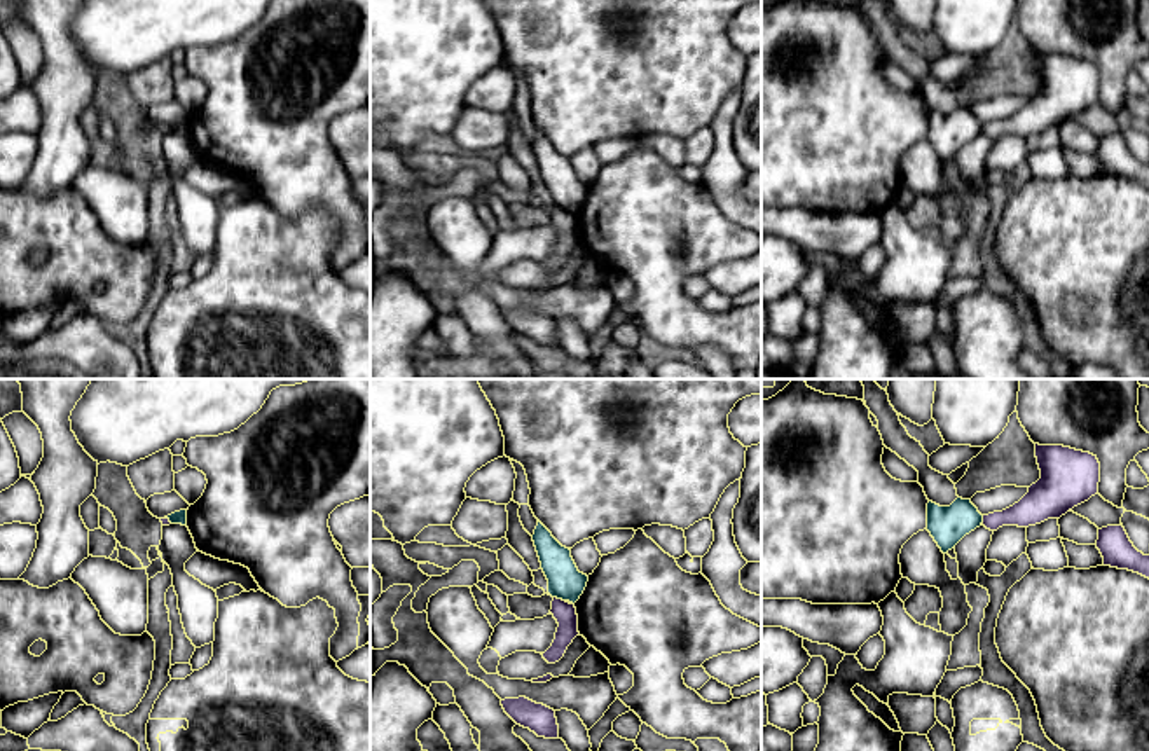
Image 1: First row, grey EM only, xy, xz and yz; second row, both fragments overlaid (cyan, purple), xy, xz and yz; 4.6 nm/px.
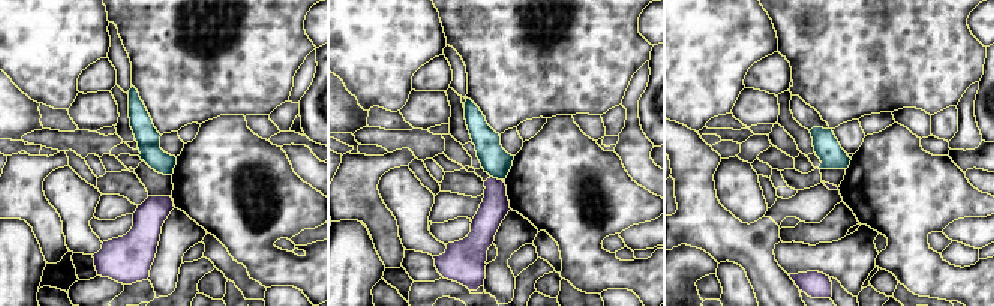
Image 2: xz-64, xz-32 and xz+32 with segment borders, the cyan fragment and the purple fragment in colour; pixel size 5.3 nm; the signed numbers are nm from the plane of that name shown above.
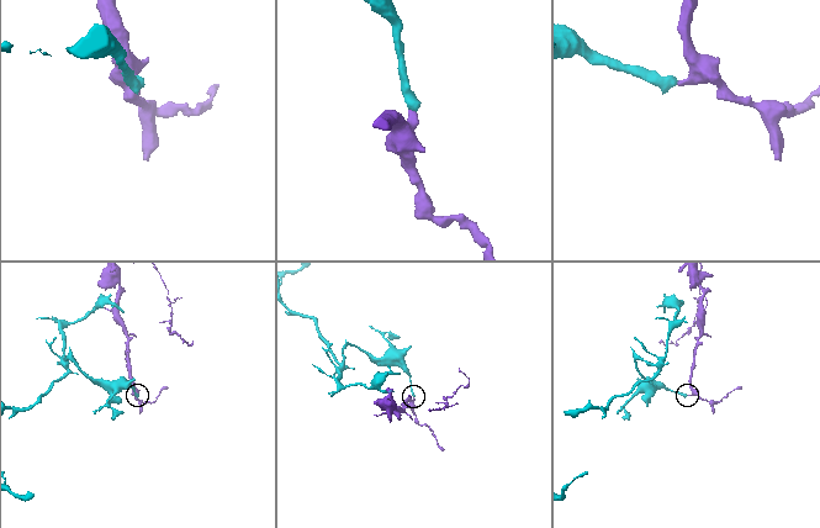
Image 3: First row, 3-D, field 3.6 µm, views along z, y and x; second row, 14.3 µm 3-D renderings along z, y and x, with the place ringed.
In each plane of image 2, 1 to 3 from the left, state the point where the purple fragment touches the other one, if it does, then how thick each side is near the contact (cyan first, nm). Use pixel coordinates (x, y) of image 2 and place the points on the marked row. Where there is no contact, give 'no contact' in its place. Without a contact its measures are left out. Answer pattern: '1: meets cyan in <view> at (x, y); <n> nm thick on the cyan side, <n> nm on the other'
1: no contact
2: meets cyan in xz-32 at (496, 177); 160 nm thick on the cyan side, 150 nm on the other
3: no contact

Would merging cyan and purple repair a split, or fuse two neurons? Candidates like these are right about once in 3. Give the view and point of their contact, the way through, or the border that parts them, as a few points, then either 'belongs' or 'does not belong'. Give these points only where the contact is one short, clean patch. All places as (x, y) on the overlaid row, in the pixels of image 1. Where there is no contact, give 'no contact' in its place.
meets cyan in xz at (559, 598); border along xz (554, 596), (564, 601); does not belong

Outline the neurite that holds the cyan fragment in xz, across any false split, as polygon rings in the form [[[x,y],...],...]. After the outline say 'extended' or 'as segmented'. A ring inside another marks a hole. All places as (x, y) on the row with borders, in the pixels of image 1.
[[[540,520],[533,541],[548,580],[548,594],[574,604],[583,594],[588,576],[578,571],[571,550],[562,547]]]; as segmented

